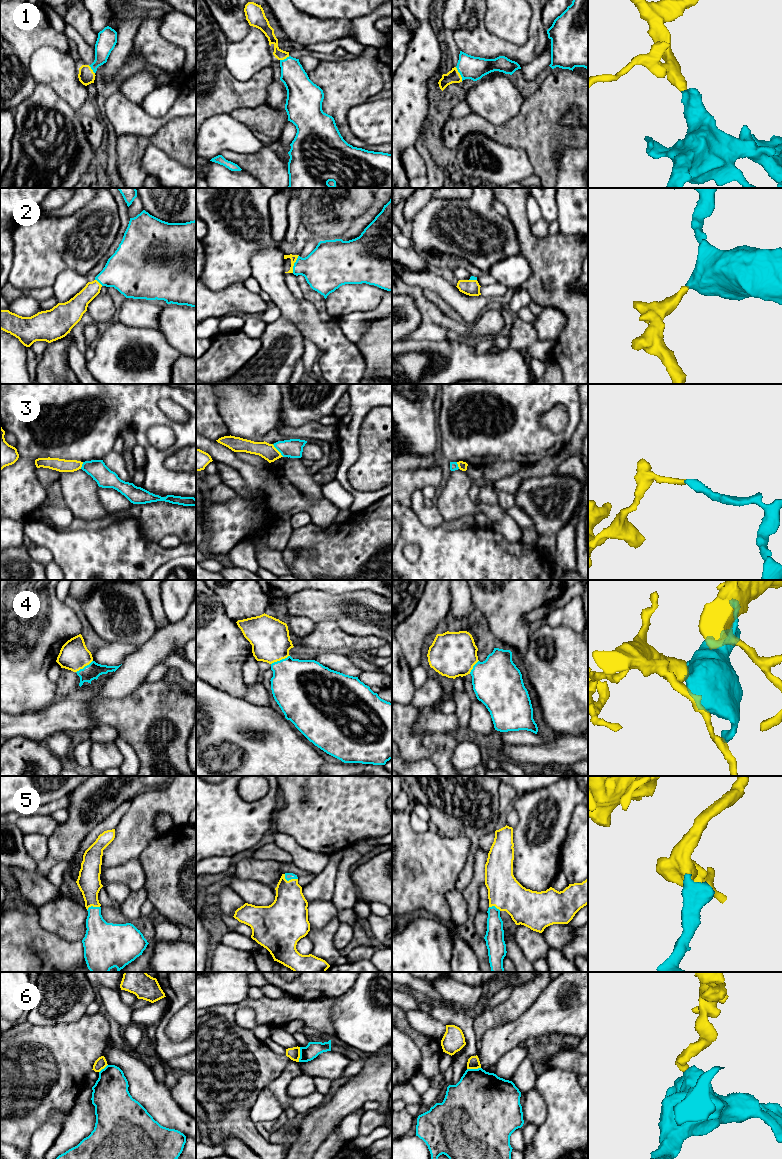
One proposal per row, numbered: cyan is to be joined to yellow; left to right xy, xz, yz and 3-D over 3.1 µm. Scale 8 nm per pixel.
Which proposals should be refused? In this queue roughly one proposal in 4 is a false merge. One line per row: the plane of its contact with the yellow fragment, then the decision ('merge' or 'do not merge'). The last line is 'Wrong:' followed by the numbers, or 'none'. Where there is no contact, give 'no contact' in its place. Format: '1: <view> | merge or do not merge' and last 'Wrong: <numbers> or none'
1: yz | merge
2: xz | merge
3: xz | do not merge
4: xz | merge
5: xz | merge
6: xz | do not merge
Wrong: 3, 6

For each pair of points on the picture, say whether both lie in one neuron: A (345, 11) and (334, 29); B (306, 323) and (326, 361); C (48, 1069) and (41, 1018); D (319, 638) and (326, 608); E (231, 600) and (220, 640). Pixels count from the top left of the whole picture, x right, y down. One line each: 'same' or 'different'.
A: different
B: same
C: different
D: different
E: different

